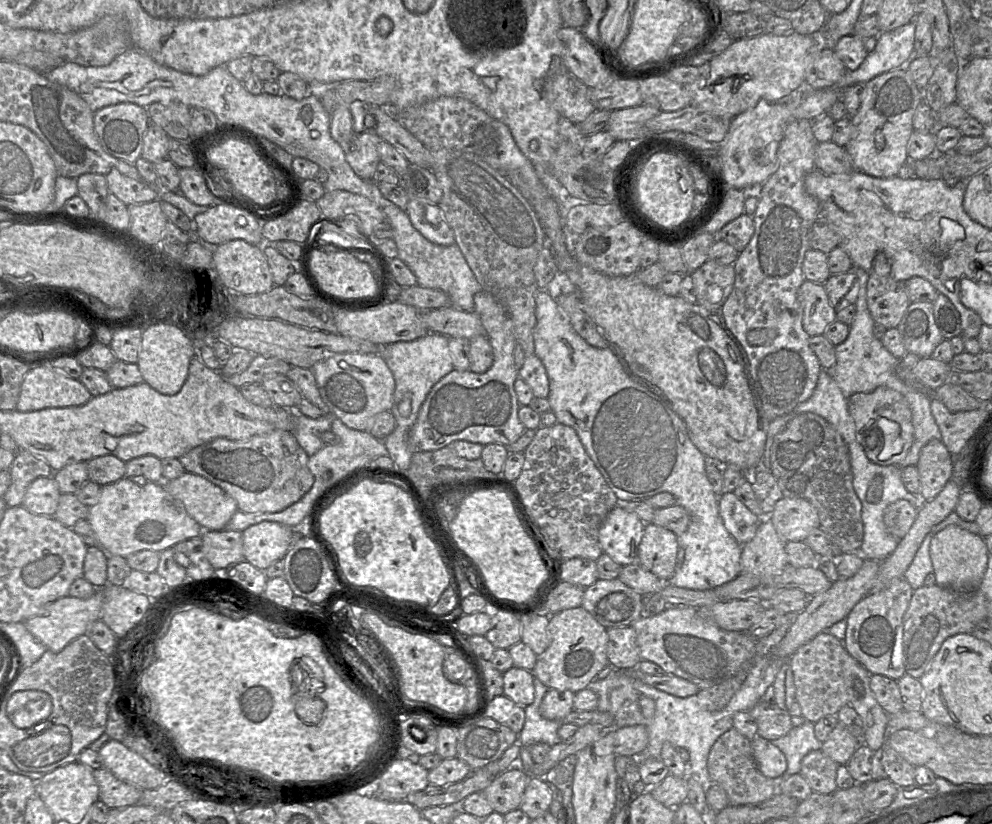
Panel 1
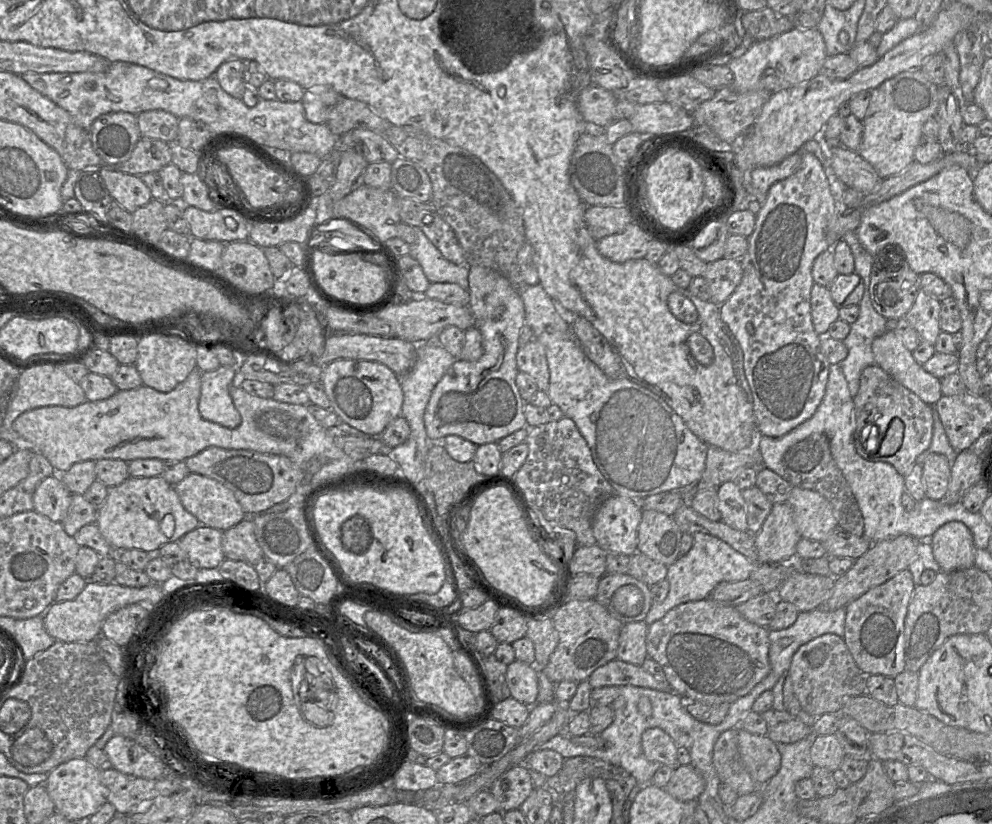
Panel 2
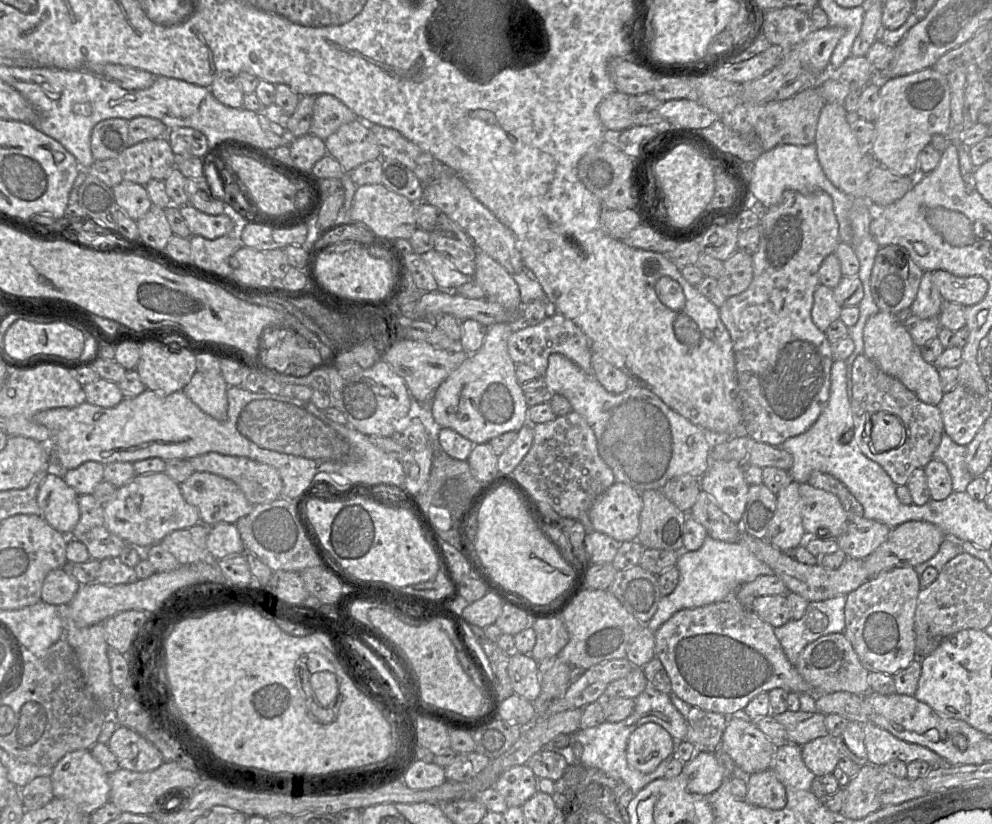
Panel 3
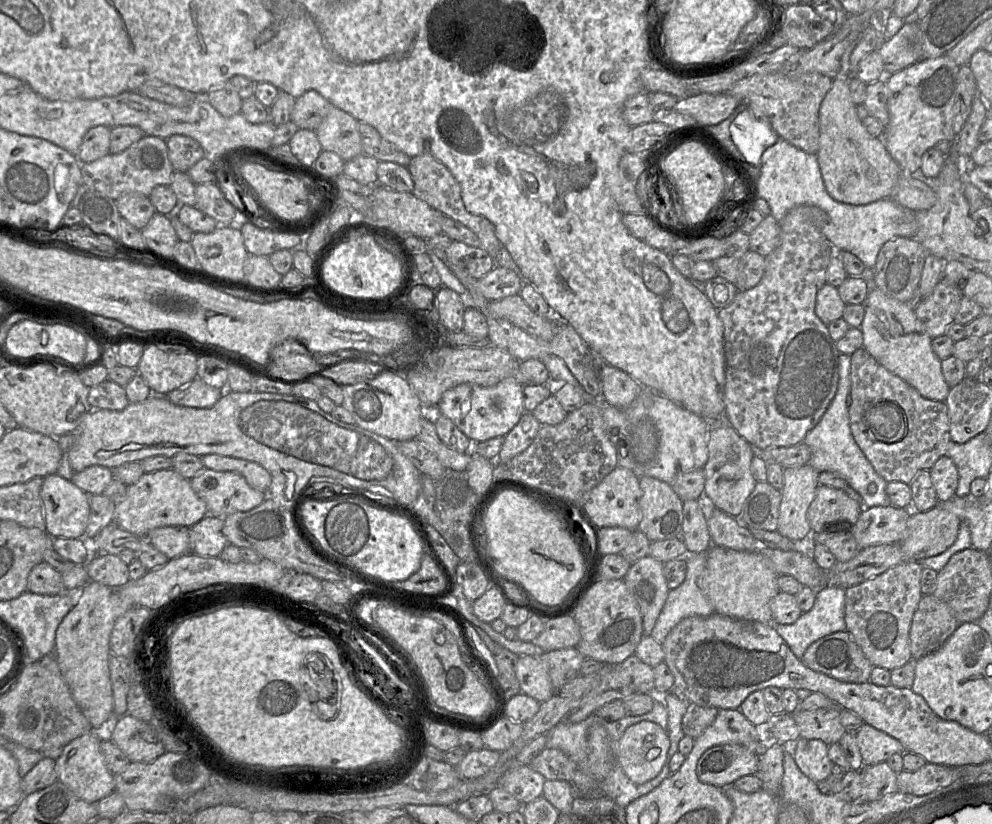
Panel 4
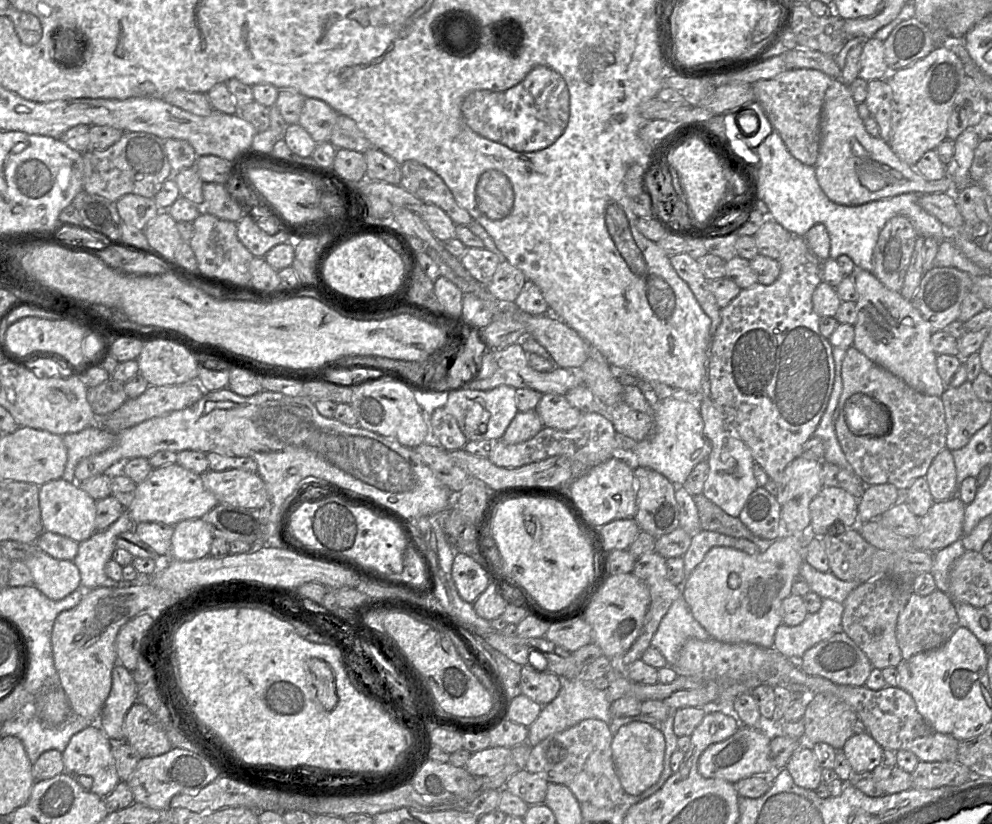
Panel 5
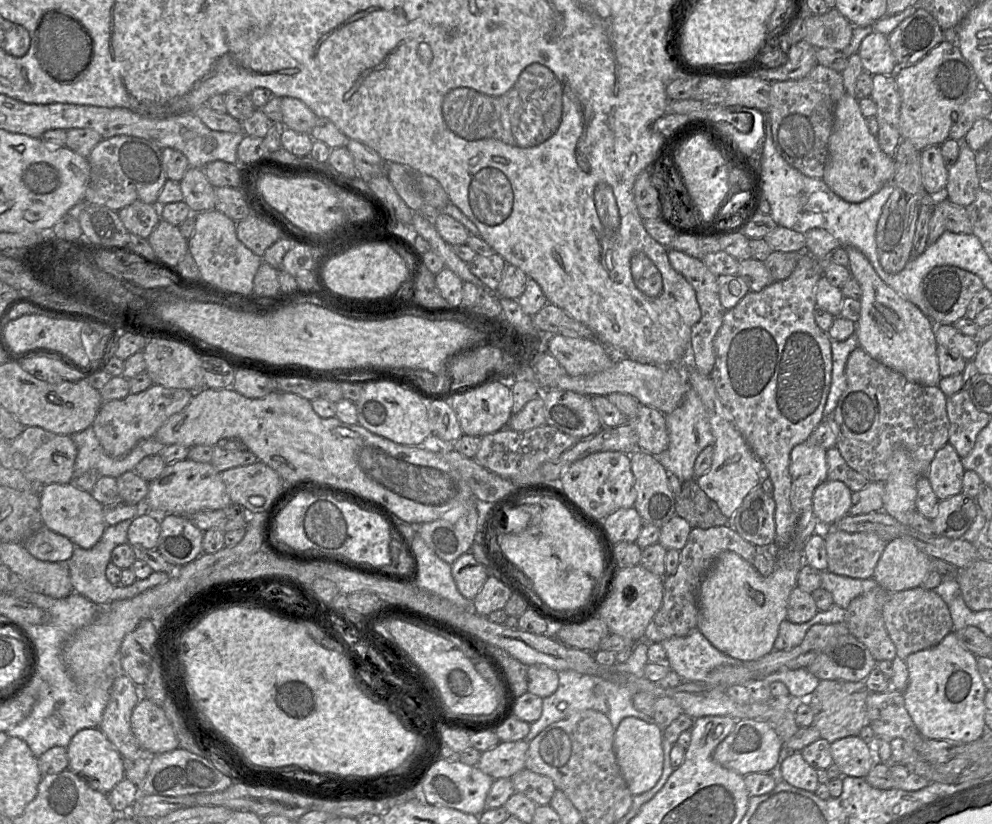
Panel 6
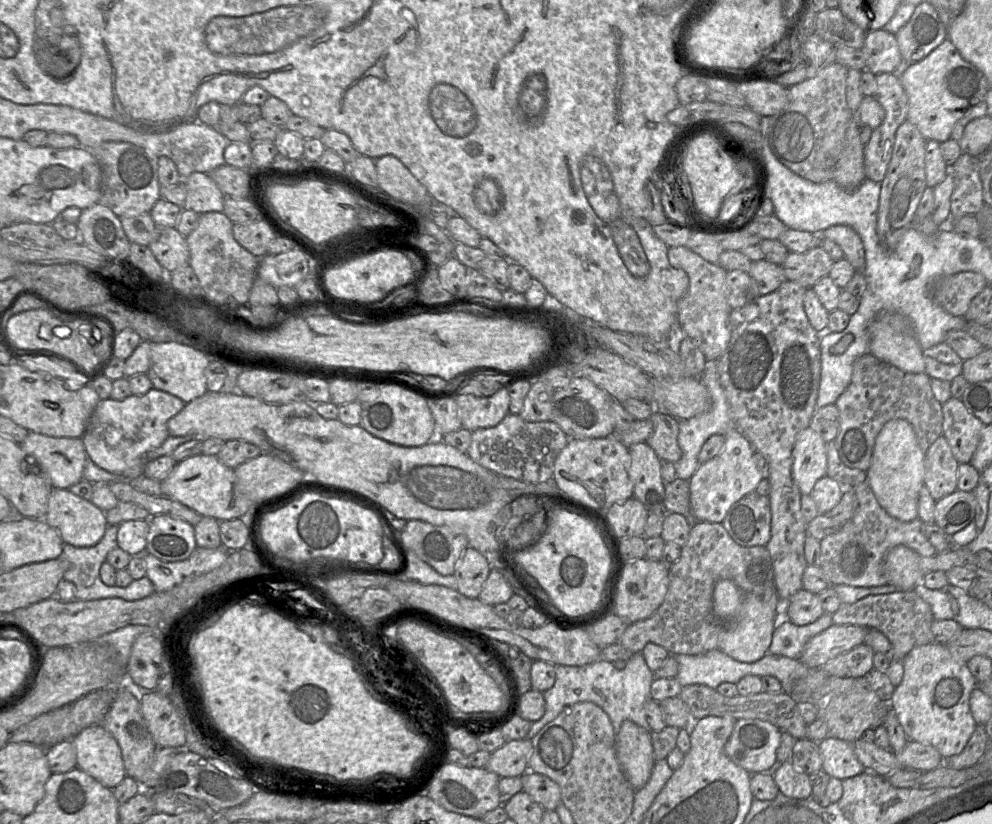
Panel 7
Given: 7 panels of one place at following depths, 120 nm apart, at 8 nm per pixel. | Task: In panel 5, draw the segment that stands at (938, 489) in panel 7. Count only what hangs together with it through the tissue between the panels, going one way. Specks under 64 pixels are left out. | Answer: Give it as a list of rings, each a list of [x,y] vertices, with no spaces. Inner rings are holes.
[[[945,448],[934,458],[925,478],[934,501],[957,496],[956,467],[950,450]]]

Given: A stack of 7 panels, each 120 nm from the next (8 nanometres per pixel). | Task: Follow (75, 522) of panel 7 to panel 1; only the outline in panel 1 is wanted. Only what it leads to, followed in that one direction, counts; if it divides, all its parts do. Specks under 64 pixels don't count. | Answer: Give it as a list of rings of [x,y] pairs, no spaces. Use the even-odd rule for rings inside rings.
[[[39,477],[26,490],[22,506],[29,512],[40,516],[54,516],[61,492],[53,478]]]

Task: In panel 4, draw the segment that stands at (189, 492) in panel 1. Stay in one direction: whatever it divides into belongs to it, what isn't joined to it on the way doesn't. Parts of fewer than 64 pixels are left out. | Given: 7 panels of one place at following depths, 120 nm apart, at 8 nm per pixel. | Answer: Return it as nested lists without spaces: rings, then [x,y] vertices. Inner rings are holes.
[[[202,469],[191,480],[194,492],[205,502],[209,515],[224,518],[232,513],[248,511],[266,499],[266,493],[252,488],[246,479],[236,472]]]

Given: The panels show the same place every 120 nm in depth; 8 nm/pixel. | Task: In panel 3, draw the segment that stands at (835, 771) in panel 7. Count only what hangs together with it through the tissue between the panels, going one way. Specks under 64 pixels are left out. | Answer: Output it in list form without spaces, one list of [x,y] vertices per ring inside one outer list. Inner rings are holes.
[[[871,722],[863,724],[863,734],[867,760],[872,765],[886,766],[894,759],[901,760],[905,764],[923,760],[931,767],[945,764],[942,758],[932,750],[901,740]]]

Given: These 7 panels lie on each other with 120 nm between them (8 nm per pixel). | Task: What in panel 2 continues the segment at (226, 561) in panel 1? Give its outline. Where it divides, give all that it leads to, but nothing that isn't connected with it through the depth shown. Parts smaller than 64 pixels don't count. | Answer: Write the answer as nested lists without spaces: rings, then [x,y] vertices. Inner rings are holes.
[[[199,522],[197,528],[186,533],[176,542],[198,569],[218,568],[226,559],[221,546],[222,534],[223,531],[204,526]]]

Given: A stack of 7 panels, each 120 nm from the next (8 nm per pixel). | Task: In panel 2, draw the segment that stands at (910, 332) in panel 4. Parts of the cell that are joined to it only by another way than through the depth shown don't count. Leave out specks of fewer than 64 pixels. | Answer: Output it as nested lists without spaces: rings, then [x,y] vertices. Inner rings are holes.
[[[893,330],[874,339],[872,352],[875,363],[928,405],[941,398],[940,379],[928,373],[916,362]]]

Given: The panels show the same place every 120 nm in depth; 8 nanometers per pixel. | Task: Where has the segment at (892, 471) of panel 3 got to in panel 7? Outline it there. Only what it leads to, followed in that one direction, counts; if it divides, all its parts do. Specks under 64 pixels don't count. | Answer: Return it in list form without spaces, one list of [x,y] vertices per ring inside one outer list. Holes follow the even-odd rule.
[[[865,354],[853,363],[851,382],[846,390],[836,401],[840,414],[840,428],[835,439],[841,461],[851,469],[859,469],[866,472],[872,461],[876,438],[883,426],[895,419],[908,421],[916,434],[920,448],[926,453],[928,448],[943,435],[942,404],[933,395],[931,378],[925,374],[913,374],[904,372],[897,367],[888,364],[872,354]]]

